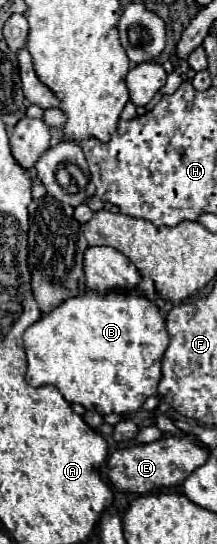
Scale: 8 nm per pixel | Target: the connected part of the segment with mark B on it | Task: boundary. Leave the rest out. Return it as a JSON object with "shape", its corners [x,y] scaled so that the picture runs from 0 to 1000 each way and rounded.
{"shape":[[[396,531],[369,546],[313,546],[230,575],[194,575],[194,583],[111,608],[111,642],[129,656],[120,700],[147,711],[249,708],[313,741],[369,741],[461,763],[571,763],[645,752],[682,730],[728,726],[765,638],[774,608],[737,568],[645,531],[498,535],[479,542]]]}

